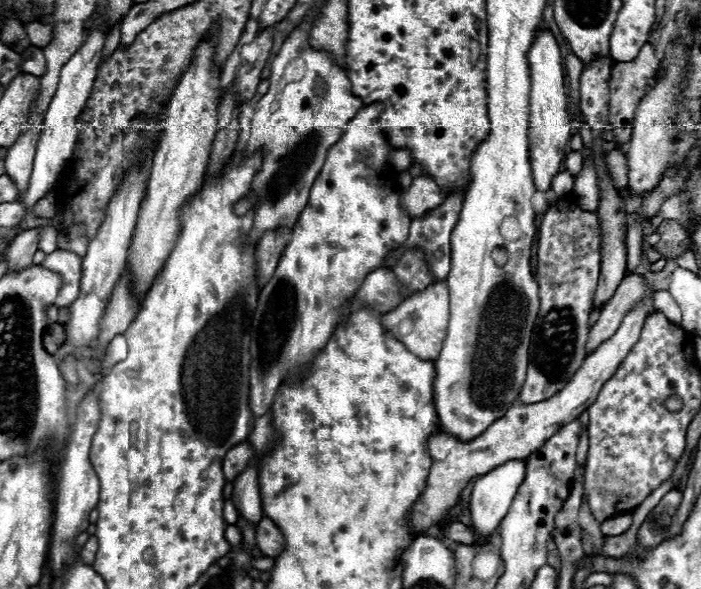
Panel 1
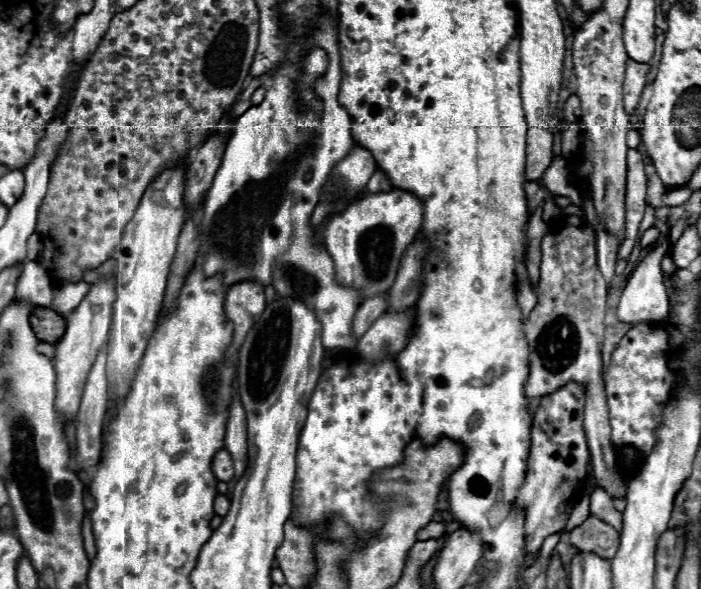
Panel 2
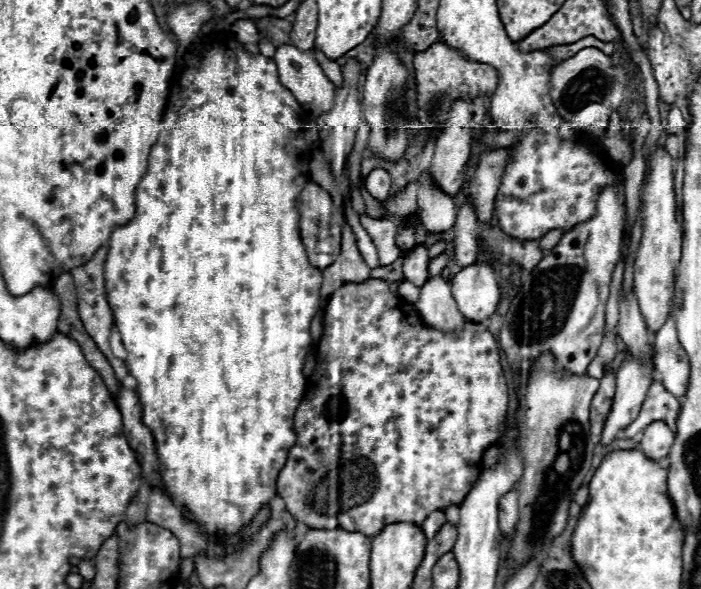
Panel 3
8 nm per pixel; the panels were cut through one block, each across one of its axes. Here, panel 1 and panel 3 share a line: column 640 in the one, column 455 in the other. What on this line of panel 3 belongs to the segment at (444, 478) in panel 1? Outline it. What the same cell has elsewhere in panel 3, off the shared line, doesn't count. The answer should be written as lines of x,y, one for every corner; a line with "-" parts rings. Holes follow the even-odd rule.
444,276
426,278
424,286
420,288
420,298
414,304
426,324
444,332
460,330
466,322
466,318
456,308
456,300
452,298
450,288
450,280

